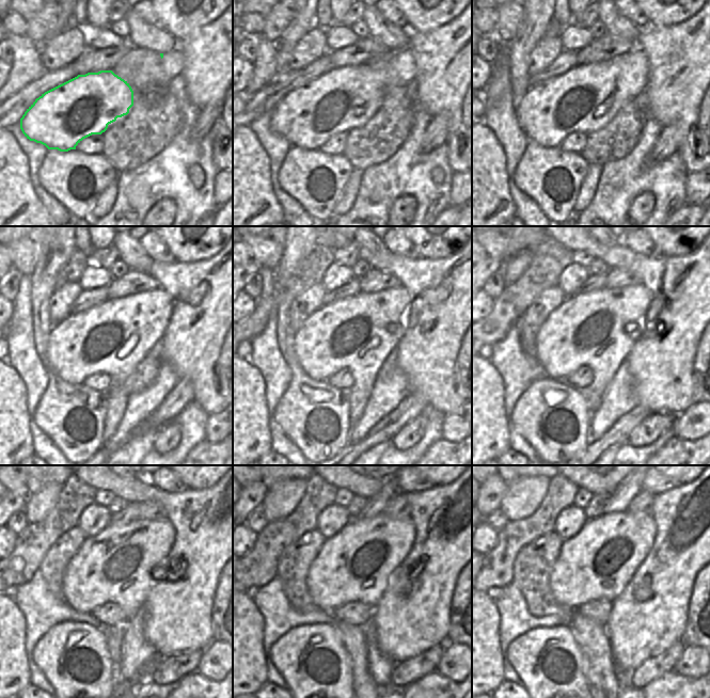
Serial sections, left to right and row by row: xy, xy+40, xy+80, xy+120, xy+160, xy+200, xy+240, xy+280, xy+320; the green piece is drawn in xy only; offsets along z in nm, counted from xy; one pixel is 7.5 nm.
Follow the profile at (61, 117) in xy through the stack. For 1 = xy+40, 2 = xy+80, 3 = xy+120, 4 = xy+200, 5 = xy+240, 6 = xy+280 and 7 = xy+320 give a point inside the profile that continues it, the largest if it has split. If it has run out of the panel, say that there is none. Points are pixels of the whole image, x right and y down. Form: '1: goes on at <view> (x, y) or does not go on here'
1: goes on at xy+40 (306, 116)
2: goes on at xy+80 (549, 111)
3: goes on at xy+120 (83, 344)
4: goes on at xy+200 (584, 326)
5: goes on at xy+240 (107, 565)
6: goes on at xy+280 (362, 555)
7: goes on at xy+320 (604, 554)

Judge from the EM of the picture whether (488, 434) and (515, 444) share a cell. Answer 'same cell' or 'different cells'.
different cells

